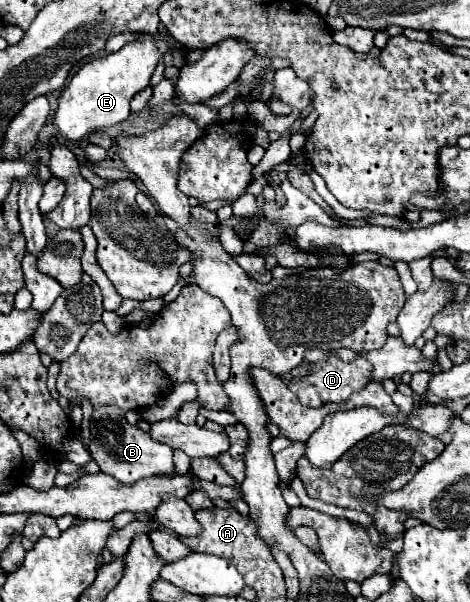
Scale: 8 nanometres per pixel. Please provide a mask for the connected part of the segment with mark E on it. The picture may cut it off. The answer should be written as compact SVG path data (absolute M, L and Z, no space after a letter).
M138 34L138 38L126 42L120 52L84 64L58 98L54 126L64 134L64 138L78 142L94 130L120 124L130 116L132 96L148 86L158 60L176 48L180 48L180 44L176 44L176 38L170 34Z

